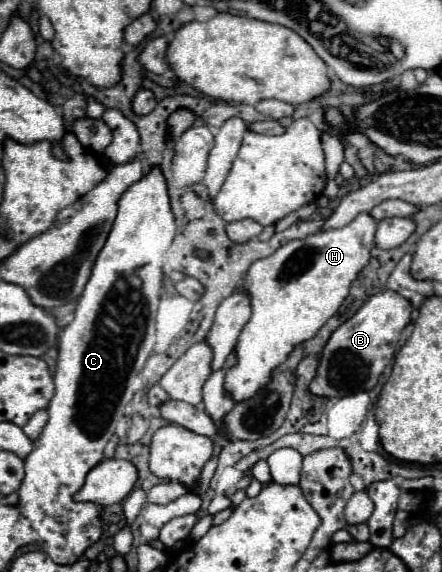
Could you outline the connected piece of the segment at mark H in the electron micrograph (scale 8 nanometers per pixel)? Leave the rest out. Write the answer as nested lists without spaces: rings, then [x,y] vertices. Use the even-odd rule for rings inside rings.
[[[362,213],[346,227],[290,241],[248,269],[242,289],[252,297],[252,317],[242,329],[234,349],[238,363],[226,373],[224,381],[234,401],[254,397],[260,387],[270,381],[272,369],[276,369],[298,343],[312,339],[338,311],[348,297],[352,281],[370,259],[374,233],[376,219],[370,213]]]

